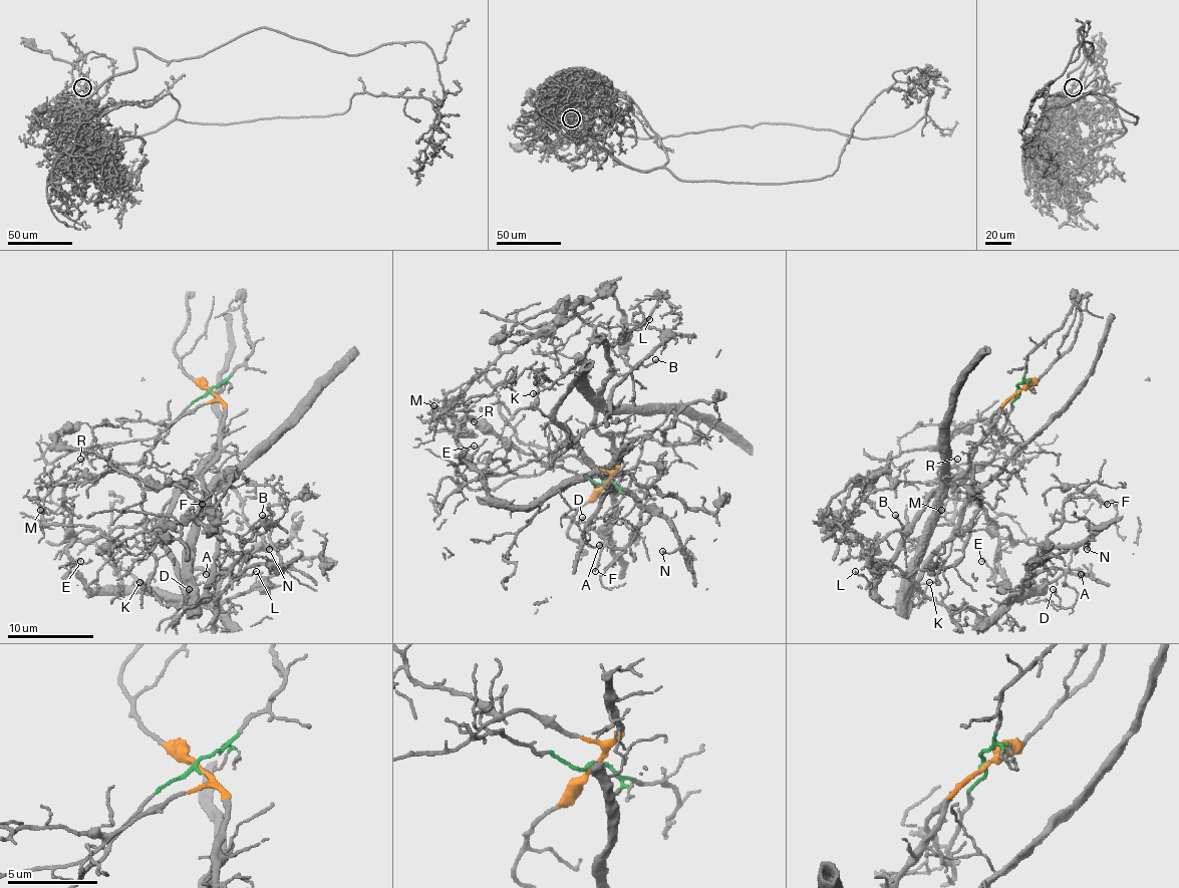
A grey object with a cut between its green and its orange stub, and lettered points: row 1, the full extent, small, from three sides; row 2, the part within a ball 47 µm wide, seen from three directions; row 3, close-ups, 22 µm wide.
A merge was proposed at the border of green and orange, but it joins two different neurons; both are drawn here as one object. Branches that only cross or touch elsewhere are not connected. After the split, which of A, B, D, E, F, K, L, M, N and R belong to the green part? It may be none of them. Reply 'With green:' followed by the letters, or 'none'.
With green: A, D, E, F, M, N, R

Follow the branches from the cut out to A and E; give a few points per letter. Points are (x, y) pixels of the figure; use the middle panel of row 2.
A: (604, 483), (457, 424), (462, 462), (494, 498), (542, 505), (604, 475), (582, 541), (600, 546)
E: (604, 483), (563, 466), (548, 468), (464, 418), (457, 424), (462, 462), (475, 447)

